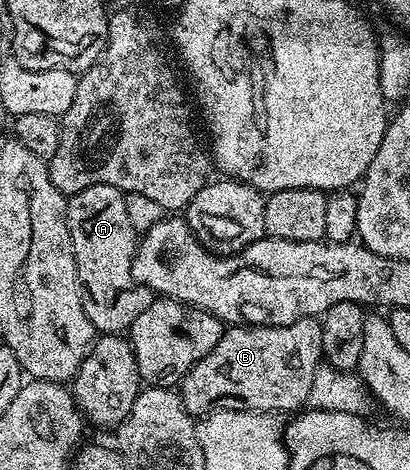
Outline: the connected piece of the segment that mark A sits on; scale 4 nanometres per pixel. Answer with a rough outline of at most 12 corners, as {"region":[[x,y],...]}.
{"region":[[122,190],[66,202],[82,306],[125,334],[156,299],[132,275],[139,234]]}

